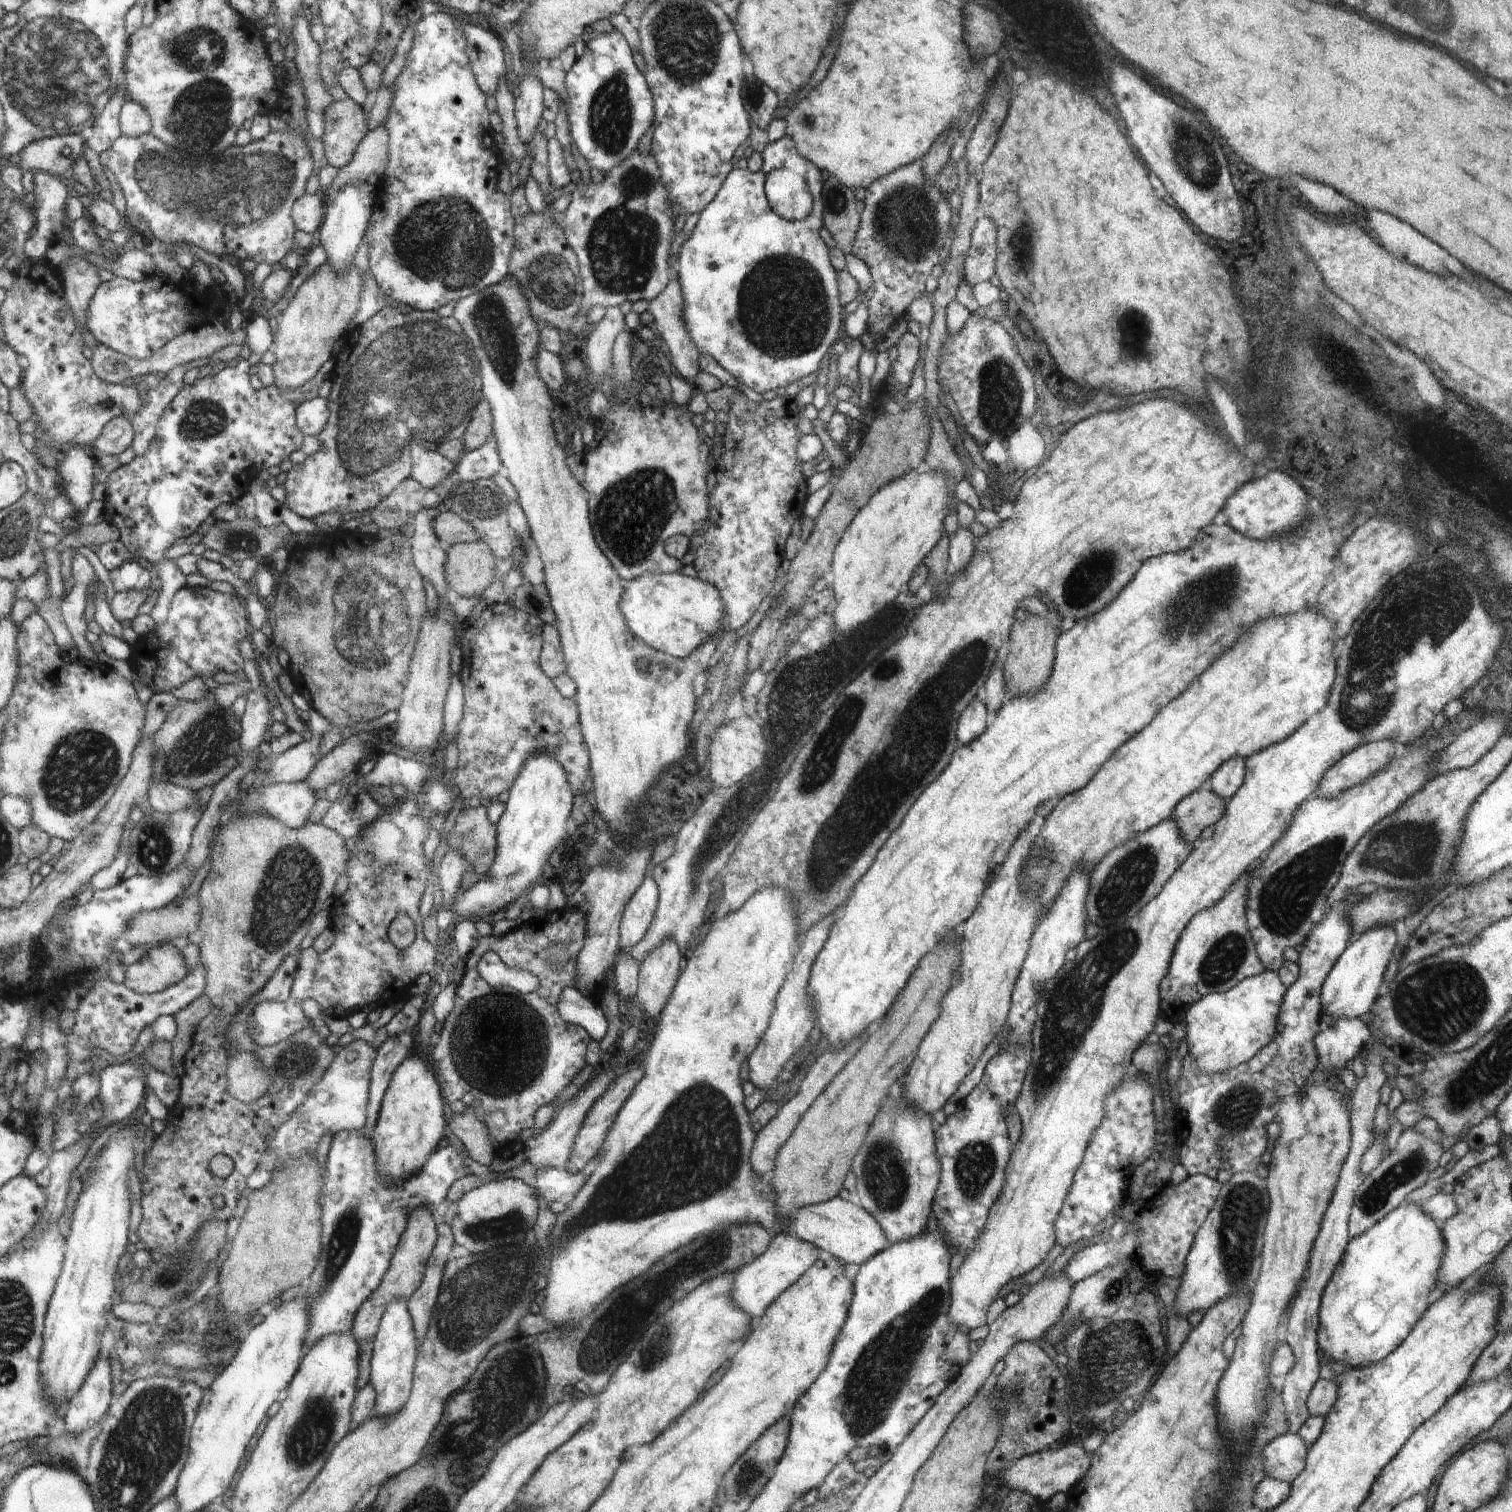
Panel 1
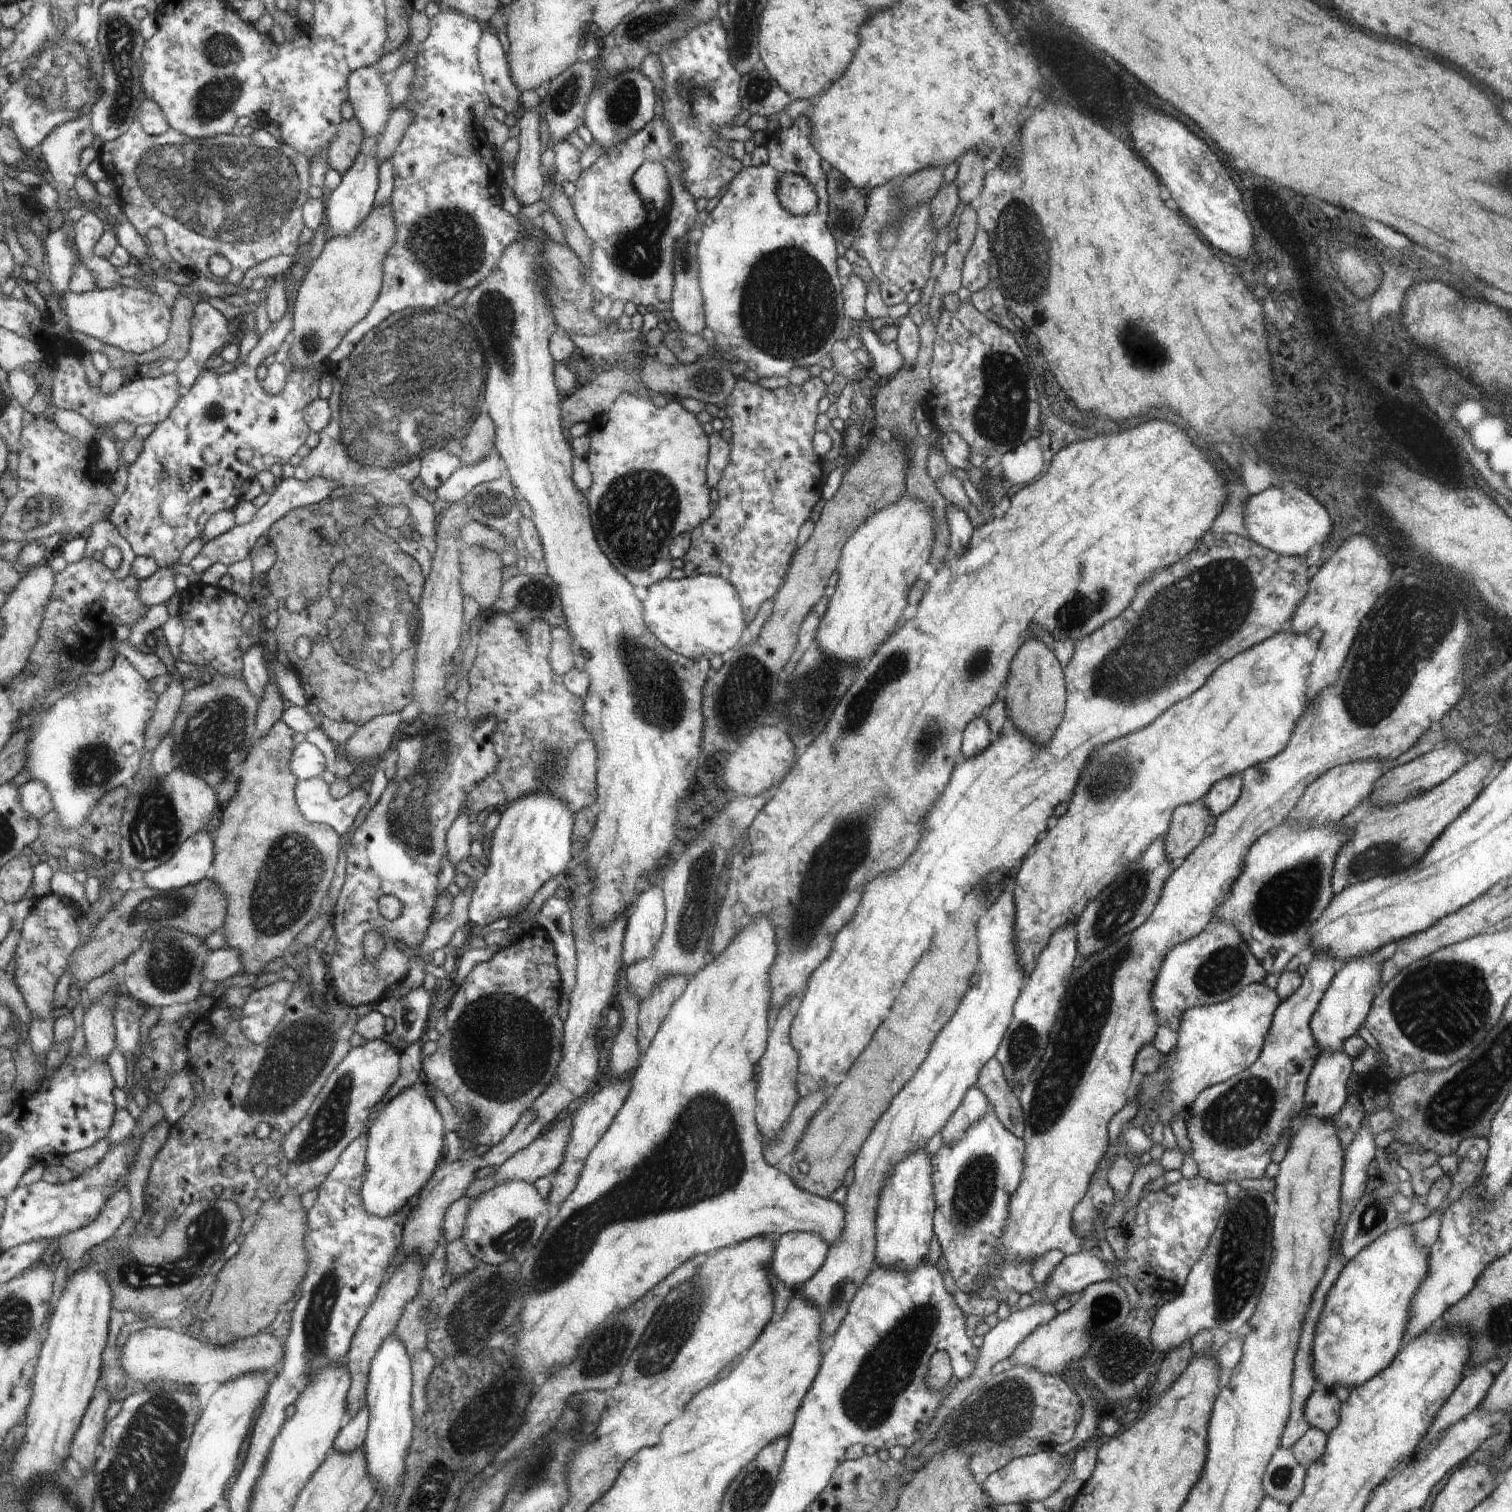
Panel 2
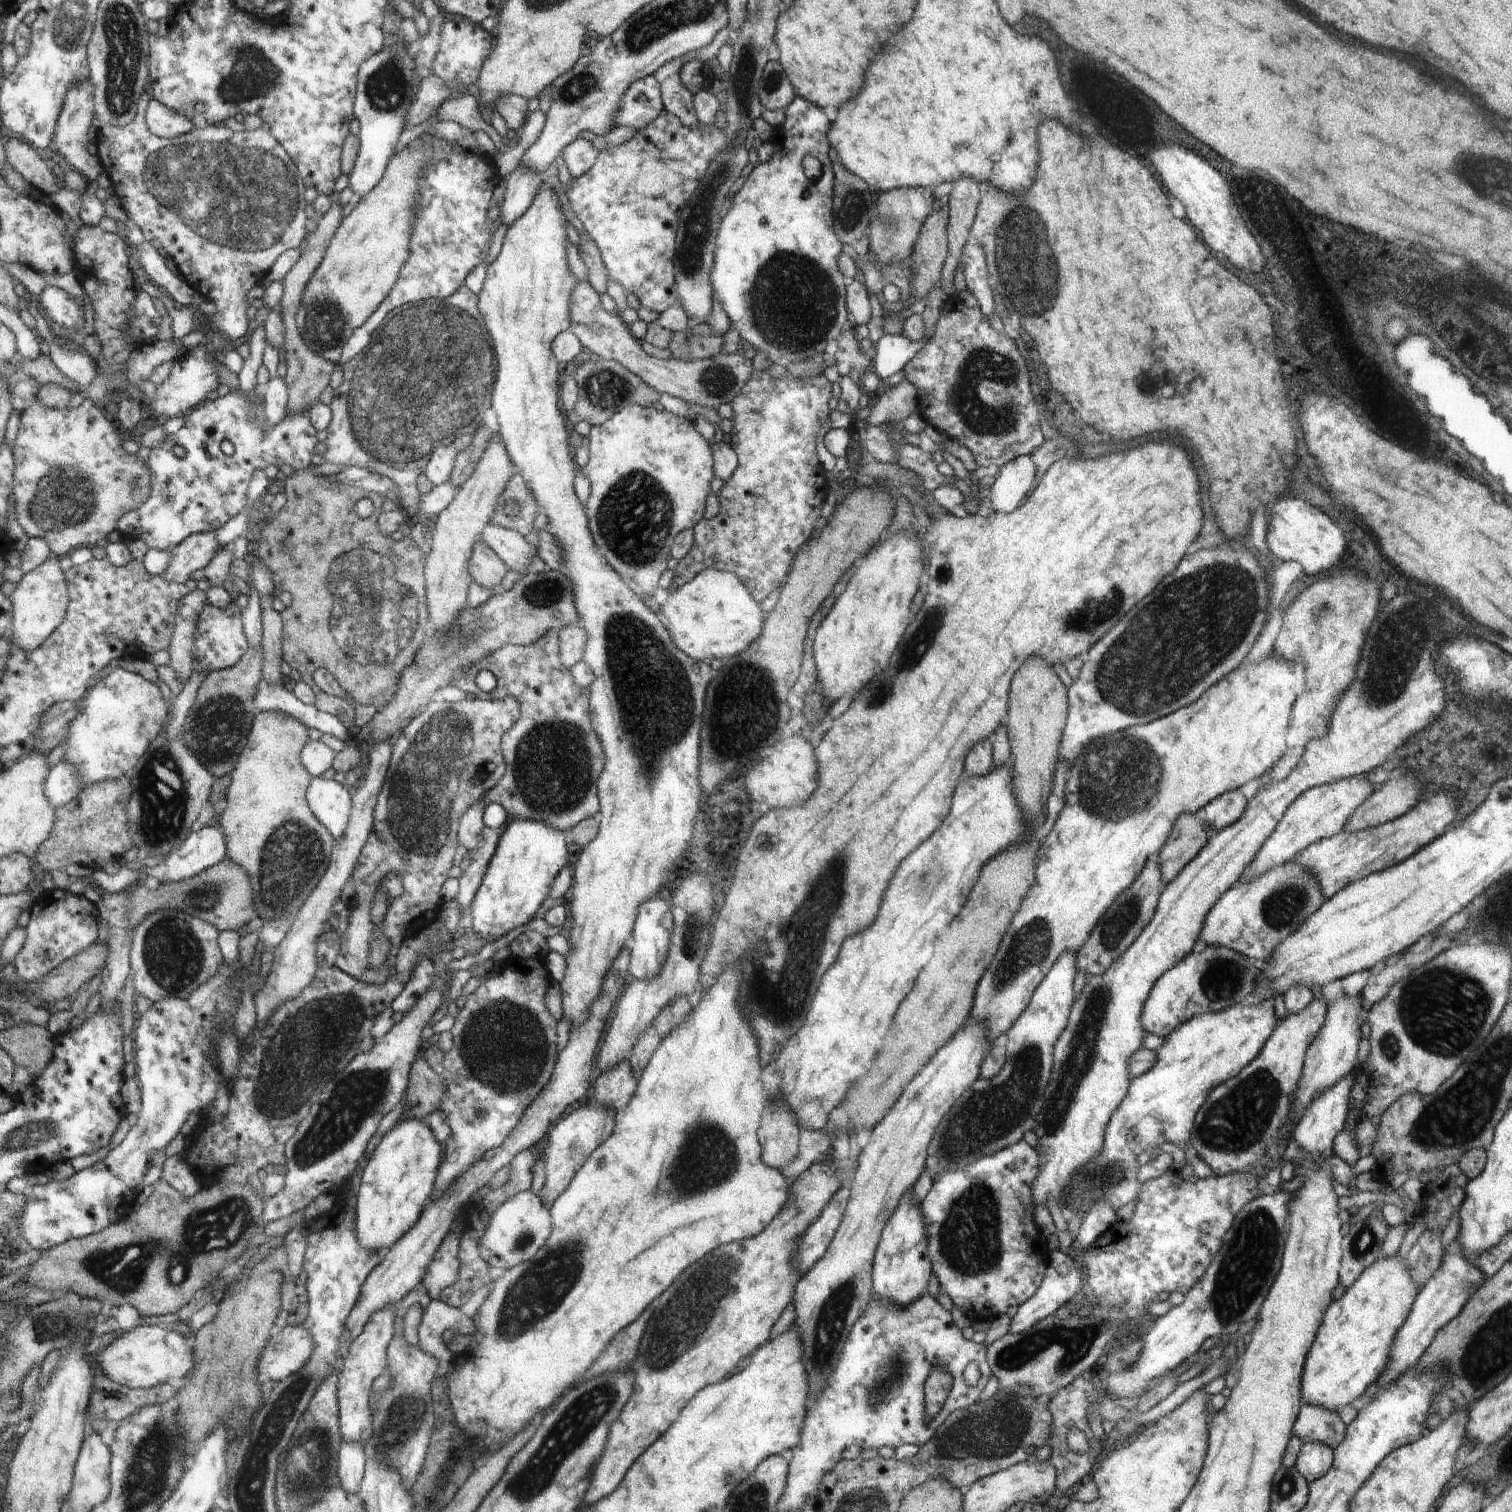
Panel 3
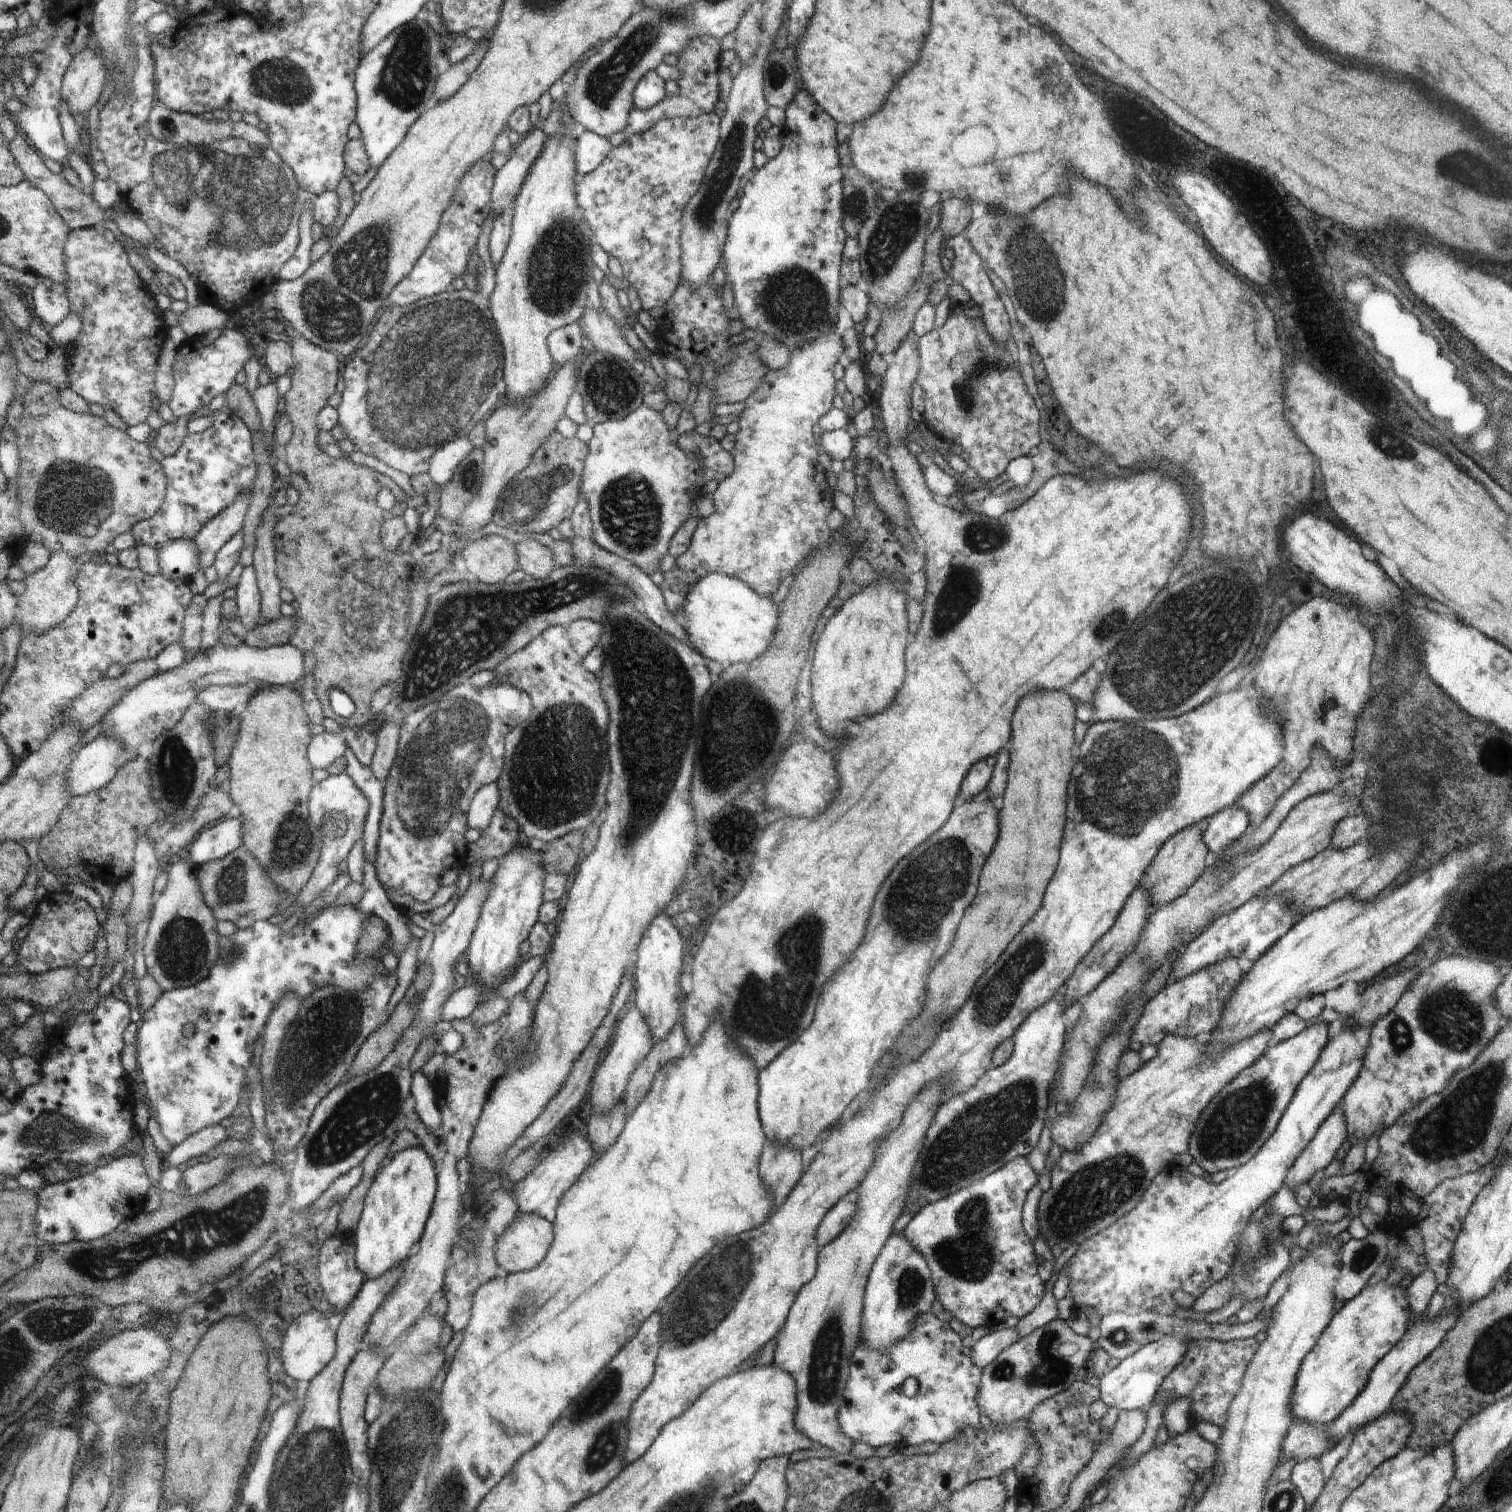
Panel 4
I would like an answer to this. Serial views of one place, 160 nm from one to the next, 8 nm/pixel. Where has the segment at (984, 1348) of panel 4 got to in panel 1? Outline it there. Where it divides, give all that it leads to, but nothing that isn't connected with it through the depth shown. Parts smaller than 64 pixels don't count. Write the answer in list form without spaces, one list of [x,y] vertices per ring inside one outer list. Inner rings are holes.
[[[1129,1229],[1122,1242],[1116,1242],[1112,1238],[1110,1241],[1100,1241],[1094,1246],[1079,1249],[1062,1272],[1076,1284],[1116,1263],[1117,1257],[1134,1254],[1136,1243],[1138,1243],[1136,1235]]]

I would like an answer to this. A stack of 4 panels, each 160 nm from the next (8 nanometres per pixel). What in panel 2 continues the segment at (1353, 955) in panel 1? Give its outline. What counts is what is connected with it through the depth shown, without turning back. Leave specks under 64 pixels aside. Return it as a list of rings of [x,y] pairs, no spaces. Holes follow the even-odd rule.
[[[1379,952],[1372,955],[1358,957],[1346,961],[1340,972],[1334,975],[1330,986],[1326,989],[1323,999],[1318,1003],[1315,1013],[1312,1015],[1310,1026],[1317,1046],[1322,1051],[1344,1051],[1344,1041],[1358,1033],[1359,1027],[1364,1024],[1376,992],[1380,988],[1379,978],[1381,964],[1375,960]]]

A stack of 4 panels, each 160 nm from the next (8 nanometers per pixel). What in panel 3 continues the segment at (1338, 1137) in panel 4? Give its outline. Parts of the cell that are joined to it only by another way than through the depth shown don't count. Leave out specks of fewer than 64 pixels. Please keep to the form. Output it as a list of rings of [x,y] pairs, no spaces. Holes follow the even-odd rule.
[[[1345,1076],[1338,1081],[1330,1090],[1327,1090],[1320,1099],[1314,1099],[1301,1119],[1295,1124],[1295,1130],[1292,1132],[1293,1140],[1306,1154],[1318,1156],[1320,1158],[1326,1156],[1332,1151],[1332,1145],[1337,1136],[1343,1135],[1344,1124],[1346,1124],[1347,1112],[1349,1111],[1350,1094],[1352,1088],[1352,1076]]]

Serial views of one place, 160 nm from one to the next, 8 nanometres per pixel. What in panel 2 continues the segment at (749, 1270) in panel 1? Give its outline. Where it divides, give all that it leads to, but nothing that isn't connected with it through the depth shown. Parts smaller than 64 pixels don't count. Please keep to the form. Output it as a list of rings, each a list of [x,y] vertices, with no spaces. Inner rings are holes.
[[[804,1231],[784,1233],[777,1238],[773,1267],[787,1287],[809,1281],[825,1264],[830,1244],[821,1234]]]

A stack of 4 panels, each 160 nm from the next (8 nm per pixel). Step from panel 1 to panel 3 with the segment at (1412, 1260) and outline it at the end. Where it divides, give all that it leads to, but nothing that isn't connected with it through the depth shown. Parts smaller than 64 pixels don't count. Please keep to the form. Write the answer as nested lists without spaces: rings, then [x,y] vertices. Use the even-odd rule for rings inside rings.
[[[1400,1254],[1382,1257],[1364,1269],[1355,1283],[1345,1290],[1342,1298],[1332,1301],[1325,1310],[1315,1341],[1305,1360],[1301,1380],[1302,1402],[1337,1412],[1347,1404],[1351,1405],[1360,1394],[1364,1394],[1366,1389],[1380,1378],[1386,1368],[1389,1350],[1396,1333],[1407,1319],[1416,1295],[1419,1293],[1417,1284],[1411,1277],[1409,1265],[1405,1259],[1399,1257]]]

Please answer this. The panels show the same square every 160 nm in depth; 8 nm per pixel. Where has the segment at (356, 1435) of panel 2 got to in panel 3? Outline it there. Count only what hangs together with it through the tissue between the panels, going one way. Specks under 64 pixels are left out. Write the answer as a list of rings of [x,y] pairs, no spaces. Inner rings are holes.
[[[342,1440],[338,1457],[339,1484],[347,1493],[358,1494],[365,1473],[366,1454],[356,1443]]]

